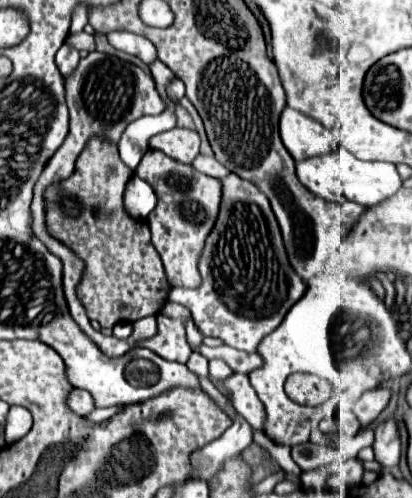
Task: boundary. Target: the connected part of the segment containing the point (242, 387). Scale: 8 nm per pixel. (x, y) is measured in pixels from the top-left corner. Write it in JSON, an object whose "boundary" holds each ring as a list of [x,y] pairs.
{"boundary":[[[233,372],[229,378],[223,380],[223,388],[229,392],[231,402],[235,410],[253,426],[253,428],[263,428],[263,404],[257,400],[257,394],[251,392],[249,376],[241,372]]]}

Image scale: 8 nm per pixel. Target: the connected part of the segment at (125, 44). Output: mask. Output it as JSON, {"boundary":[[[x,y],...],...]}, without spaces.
{"boundary":[[[111,32],[107,34],[107,38],[111,46],[141,58],[145,64],[153,64],[157,60],[157,48],[145,36],[131,34],[131,32]]]}

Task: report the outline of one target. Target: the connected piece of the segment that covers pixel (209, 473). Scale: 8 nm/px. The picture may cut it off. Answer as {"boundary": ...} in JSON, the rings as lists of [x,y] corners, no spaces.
{"boundary":[[[239,416],[233,422],[233,426],[227,428],[217,440],[205,444],[203,448],[191,454],[191,476],[185,482],[191,480],[209,482],[227,460],[239,456],[253,442],[251,436],[253,436],[251,426]]]}

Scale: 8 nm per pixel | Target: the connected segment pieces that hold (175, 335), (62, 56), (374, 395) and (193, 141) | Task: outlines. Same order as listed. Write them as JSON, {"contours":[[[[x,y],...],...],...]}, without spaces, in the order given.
{"contours":[[[[229,174],[227,180],[223,180],[223,208],[219,210],[219,220],[203,248],[203,260],[199,260],[199,272],[203,276],[203,284],[199,288],[173,288],[169,292],[169,304],[157,316],[159,332],[157,336],[147,339],[151,345],[150,350],[163,359],[182,364],[186,364],[189,360],[191,348],[185,340],[185,326],[183,326],[189,310],[197,328],[205,336],[221,338],[227,346],[243,352],[257,352],[259,342],[283,322],[291,306],[305,294],[305,282],[299,280],[299,274],[289,264],[283,238],[281,238],[281,228],[269,206],[267,196],[259,192],[251,182],[239,178],[237,174]]],[[[63,44],[57,52],[57,68],[59,72],[69,78],[79,64],[79,50],[75,50],[71,44]]],[[[385,386],[365,392],[353,406],[353,412],[355,412],[359,424],[363,428],[367,428],[371,422],[375,422],[377,416],[389,404],[389,398],[391,398],[391,388],[385,388]]],[[[173,128],[161,134],[155,134],[149,140],[149,148],[165,152],[169,158],[175,158],[179,162],[191,164],[195,156],[199,156],[199,134],[195,130],[187,128]]]]}

